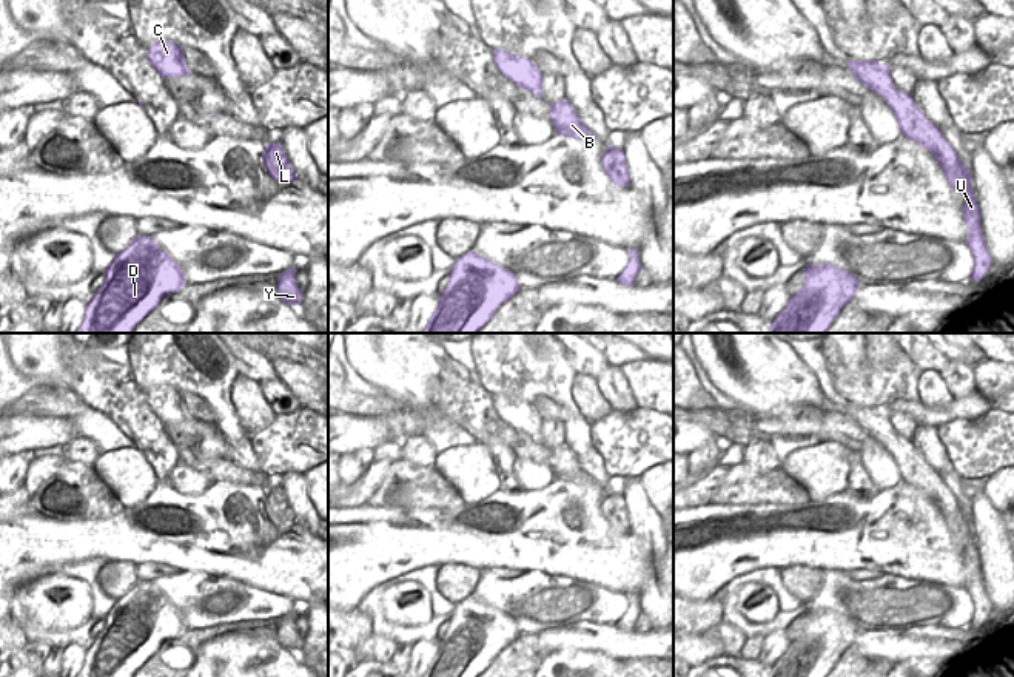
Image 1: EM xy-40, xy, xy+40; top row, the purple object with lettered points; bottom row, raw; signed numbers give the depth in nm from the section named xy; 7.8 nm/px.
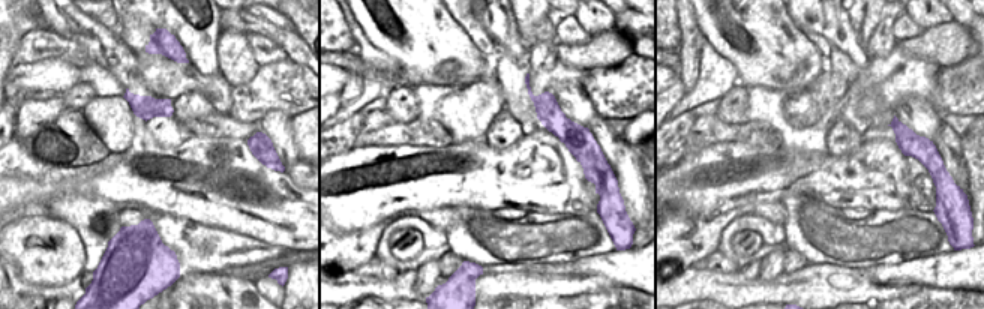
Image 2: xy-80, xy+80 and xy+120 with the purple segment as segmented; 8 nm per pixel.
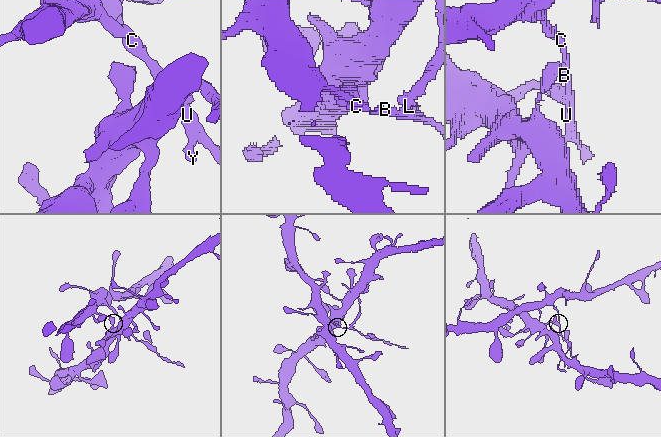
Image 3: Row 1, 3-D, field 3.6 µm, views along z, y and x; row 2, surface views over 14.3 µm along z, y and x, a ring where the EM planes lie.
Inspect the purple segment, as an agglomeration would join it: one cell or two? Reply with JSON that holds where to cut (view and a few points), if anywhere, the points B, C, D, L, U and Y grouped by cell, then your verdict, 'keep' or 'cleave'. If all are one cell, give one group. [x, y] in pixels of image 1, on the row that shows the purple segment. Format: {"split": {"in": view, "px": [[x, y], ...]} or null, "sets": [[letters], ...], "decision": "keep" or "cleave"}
{"split": {"in": "xy+40", "px": [[891, 82], [880, 94]]}, "sets": [["B", "L", "U", "Y"], ["C", "D"]], "decision": "cleave"}

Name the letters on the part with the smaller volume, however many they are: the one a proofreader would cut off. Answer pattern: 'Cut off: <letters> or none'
Cut off: B, L, U, Y

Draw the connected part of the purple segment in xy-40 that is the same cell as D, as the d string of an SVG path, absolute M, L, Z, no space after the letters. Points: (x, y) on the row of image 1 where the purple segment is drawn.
M137 236L126 250L114 254L103 276L105 281L86 305L82 325L76 333L133 333L165 296L185 287L182 268L160 250L151 236Z

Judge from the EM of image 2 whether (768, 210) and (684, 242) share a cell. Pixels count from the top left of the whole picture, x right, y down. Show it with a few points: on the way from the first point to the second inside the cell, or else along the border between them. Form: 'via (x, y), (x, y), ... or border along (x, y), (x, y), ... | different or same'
via (747, 209), (720, 221), (705, 234) | same

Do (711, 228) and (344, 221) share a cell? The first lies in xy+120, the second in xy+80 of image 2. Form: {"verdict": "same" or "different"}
{"verdict": "different"}

